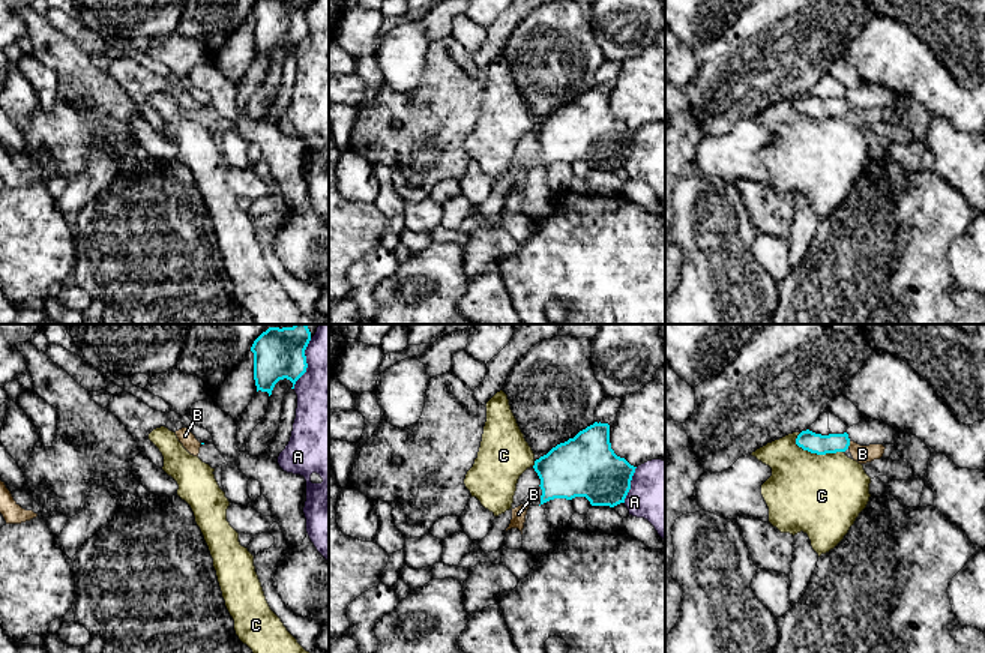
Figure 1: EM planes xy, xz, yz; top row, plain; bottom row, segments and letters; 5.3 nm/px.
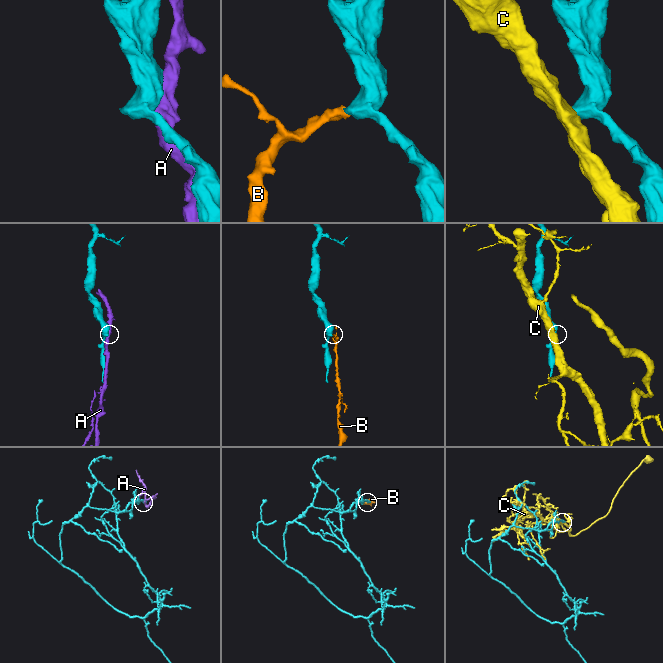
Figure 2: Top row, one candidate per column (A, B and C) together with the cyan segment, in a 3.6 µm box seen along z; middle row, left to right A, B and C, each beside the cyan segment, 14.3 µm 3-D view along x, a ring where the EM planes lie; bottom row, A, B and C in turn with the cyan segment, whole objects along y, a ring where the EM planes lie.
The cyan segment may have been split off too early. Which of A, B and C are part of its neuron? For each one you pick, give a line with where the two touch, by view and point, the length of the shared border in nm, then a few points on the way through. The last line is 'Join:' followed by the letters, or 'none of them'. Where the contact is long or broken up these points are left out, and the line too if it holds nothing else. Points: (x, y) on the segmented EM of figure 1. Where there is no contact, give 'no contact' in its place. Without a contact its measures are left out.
B: meets cyan in yz at (849, 445); contact 40 nm long; runs through yz (816, 443), (849, 445), (862, 454)
Join: B

